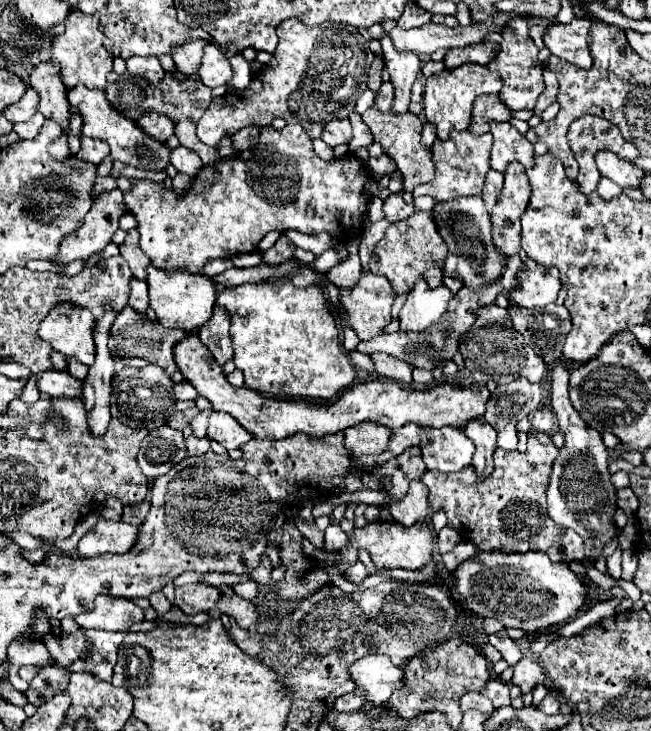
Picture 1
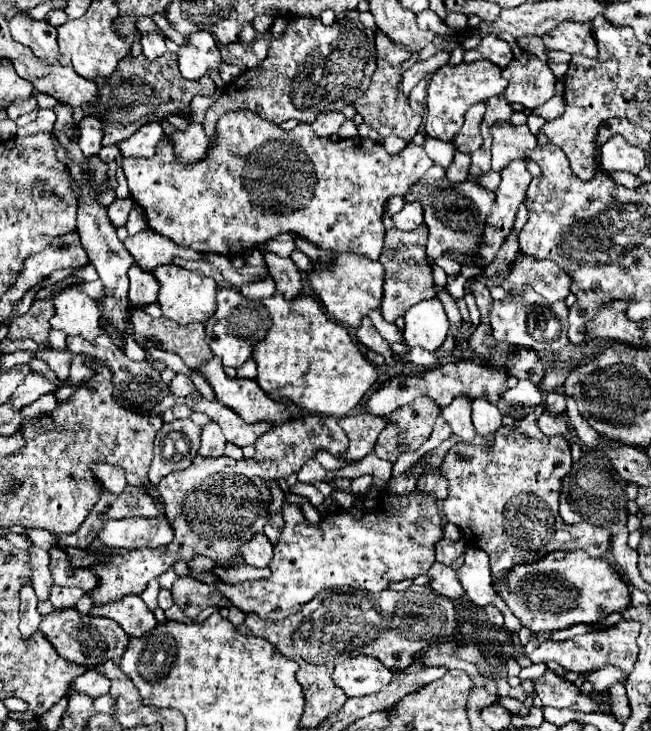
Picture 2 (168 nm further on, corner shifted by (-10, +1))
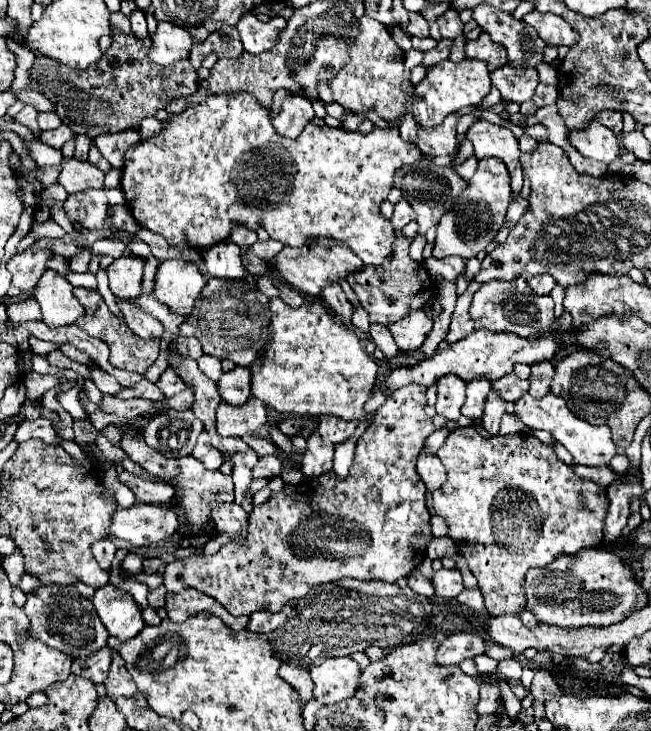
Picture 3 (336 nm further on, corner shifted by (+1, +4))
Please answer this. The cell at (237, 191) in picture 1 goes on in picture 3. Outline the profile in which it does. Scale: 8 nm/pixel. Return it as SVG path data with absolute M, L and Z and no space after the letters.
M225 92L207 96L183 114L171 114L169 128L131 148L129 156L125 156L121 190L133 218L143 228L161 234L171 246L189 244L203 250L225 240L233 224L243 224L251 230L267 230L273 240L285 246L301 246L305 240L319 236L335 238L345 242L363 260L363 266L381 266L391 254L395 230L381 216L379 206L393 188L395 170L403 164L415 164L419 158L419 148L413 142L405 142L397 126L375 126L373 132L361 134L307 124L299 138L285 138L273 130L269 112L255 96Z

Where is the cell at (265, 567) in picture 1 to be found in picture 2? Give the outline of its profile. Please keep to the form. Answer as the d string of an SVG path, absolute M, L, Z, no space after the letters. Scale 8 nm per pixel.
M264 533L254 537L248 545L244 545L244 563L252 567L268 567L268 561L272 561L272 543Z

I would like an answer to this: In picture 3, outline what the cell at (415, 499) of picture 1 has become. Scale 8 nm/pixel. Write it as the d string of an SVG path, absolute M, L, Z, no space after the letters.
M421 452L419 454L417 472L419 472L419 476L425 482L429 492L435 492L447 478L441 460L437 460L437 454L429 454L429 452Z

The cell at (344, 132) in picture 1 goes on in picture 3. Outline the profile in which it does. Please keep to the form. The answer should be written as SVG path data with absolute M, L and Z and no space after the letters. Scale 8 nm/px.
M287 96L281 104L281 110L277 116L271 118L273 128L281 132L287 138L297 138L301 134L301 128L309 124L313 118L313 102L309 102L303 96Z

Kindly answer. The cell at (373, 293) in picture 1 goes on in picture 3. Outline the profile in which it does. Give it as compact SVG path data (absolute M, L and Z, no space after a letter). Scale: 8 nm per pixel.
M317 238L317 240L311 240L303 248L283 248L275 256L275 260L267 260L267 266L273 272L277 272L279 276L283 276L299 292L319 296L319 292L325 288L325 284L339 282L339 278L345 278L349 272L359 270L363 264L361 264L361 260L357 260L357 254L353 254L349 248L345 248L345 244L339 244L339 240Z

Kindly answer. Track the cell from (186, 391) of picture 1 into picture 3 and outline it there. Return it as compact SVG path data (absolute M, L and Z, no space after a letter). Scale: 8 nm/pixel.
M167 368L167 370L159 376L159 380L157 380L157 388L161 390L163 396L169 398L169 396L173 396L173 394L183 392L187 386L185 386L183 378L181 378L173 368Z

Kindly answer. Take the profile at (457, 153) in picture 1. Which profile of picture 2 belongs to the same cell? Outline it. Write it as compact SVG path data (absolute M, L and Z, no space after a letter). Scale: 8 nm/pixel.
M484 121L484 123L480 125L480 129L482 129L484 143L482 143L482 147L480 147L478 151L470 153L470 159L472 159L472 163L470 163L470 171L468 171L468 179L470 179L470 181L476 181L478 177L482 177L484 173L490 171L490 149L492 149L490 123Z

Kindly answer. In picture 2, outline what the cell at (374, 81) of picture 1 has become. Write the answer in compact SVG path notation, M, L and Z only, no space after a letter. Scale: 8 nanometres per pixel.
M378 31L376 33L376 53L378 53L378 67L376 67L376 73L372 75L372 83L370 83L366 95L356 99L354 107L380 137L400 137L406 143L412 143L414 135L422 127L422 117L410 109L408 97L400 95L400 89L398 89L400 75L402 75L402 63L408 59L408 51L404 51L404 47L396 47L382 31Z

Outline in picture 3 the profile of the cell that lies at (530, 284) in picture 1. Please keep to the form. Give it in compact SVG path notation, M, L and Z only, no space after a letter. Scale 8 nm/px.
M541 274L541 276L535 276L535 278L529 280L529 286L535 294L549 294L555 288L555 284L557 282L549 274Z

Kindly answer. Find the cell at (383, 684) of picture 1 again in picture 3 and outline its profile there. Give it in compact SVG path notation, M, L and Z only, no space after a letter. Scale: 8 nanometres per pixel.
M349 656L319 660L309 670L315 684L313 698L321 704L335 704L353 696L359 686L361 672L355 660Z

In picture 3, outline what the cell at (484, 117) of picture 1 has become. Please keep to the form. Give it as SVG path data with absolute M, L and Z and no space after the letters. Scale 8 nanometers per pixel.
M451 114L437 128L431 128L431 130L419 128L415 144L421 152L429 152L433 156L453 154L453 150L457 146L457 130L455 128L457 128L457 116Z

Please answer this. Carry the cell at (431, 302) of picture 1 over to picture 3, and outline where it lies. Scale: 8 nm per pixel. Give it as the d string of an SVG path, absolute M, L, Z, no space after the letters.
M421 310L421 312L411 312L399 322L389 324L389 332L399 350L419 350L425 336L431 330L431 324L433 320Z

